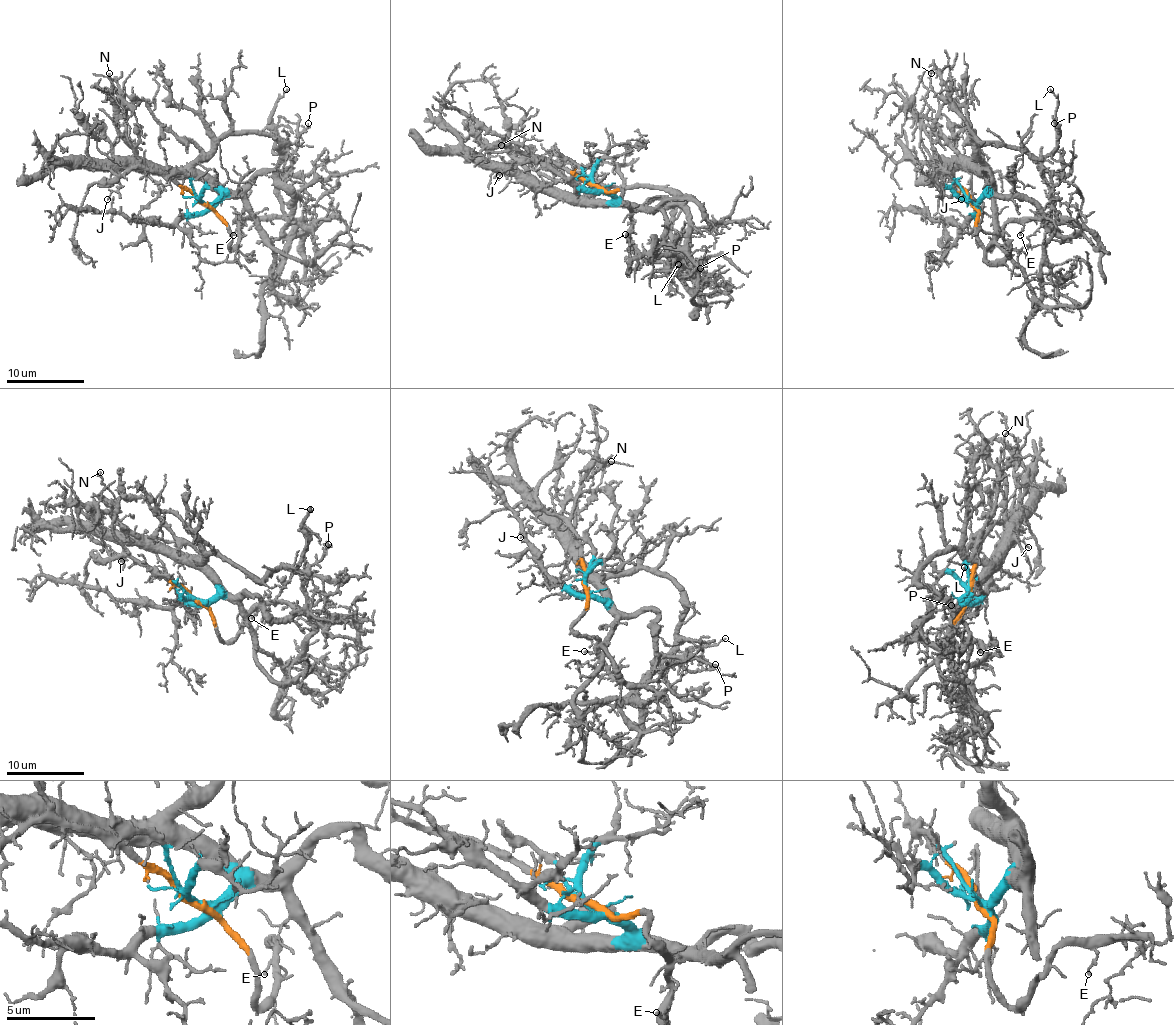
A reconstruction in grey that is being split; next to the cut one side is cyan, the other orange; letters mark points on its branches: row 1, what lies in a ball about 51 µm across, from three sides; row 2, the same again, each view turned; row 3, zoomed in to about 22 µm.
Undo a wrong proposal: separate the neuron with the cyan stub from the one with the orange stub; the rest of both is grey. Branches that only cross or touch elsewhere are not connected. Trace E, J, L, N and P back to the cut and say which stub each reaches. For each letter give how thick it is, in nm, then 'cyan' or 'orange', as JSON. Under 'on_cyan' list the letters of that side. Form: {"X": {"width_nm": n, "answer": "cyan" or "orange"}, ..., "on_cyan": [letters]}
{"E": {"width_nm": 120, "answer": "orange"}, "J": {"width_nm": 90, "answer": "cyan"}, "L": {"width_nm": 140, "answer": "orange"}, "N": {"width_nm": 120, "answer": "orange"}, "P": {"width_nm": 110, "answer": "orange"}, "on_cyan": ["J"]}

